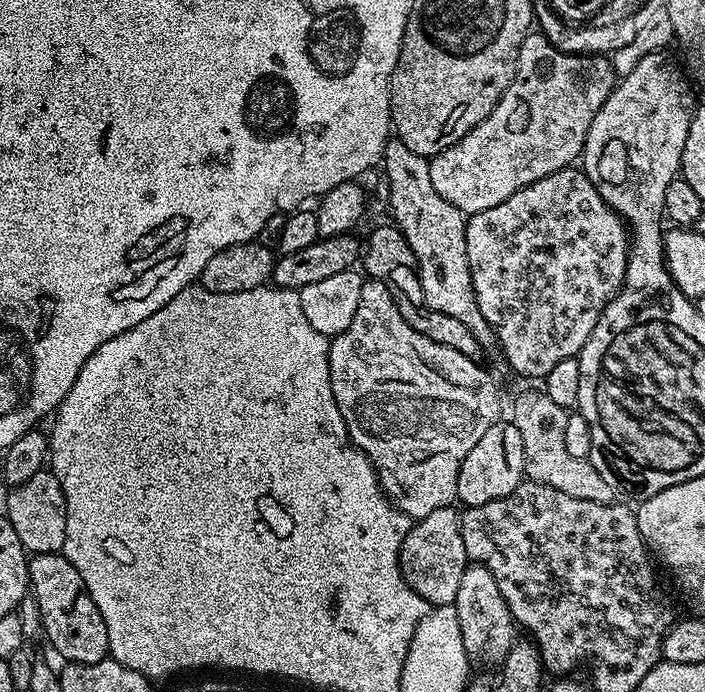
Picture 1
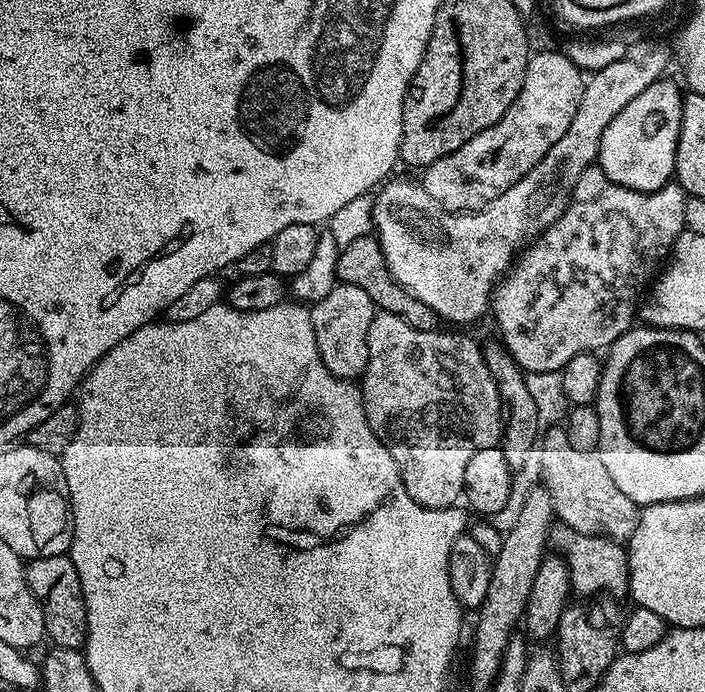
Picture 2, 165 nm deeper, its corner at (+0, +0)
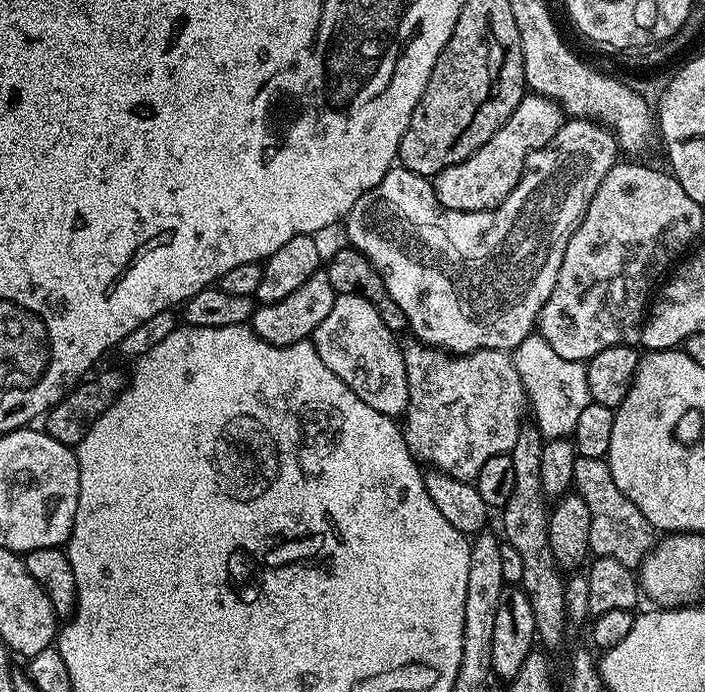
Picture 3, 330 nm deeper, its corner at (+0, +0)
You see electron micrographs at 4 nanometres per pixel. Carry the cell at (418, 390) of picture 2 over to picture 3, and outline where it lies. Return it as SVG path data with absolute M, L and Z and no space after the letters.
M412 342L412 345L403 349L404 365L406 366L406 374L408 375L408 403L410 405L406 419L402 424L404 433L404 441L408 443L408 448L417 457L429 460L431 467L446 475L452 475L454 479L465 481L475 481L478 470L482 470L482 466L490 458L494 458L503 452L511 453L514 442L518 442L518 434L524 420L524 408L526 412L526 393L522 386L522 378L518 378L518 370L514 370L514 362L511 355L507 351L499 348L483 348L477 352L467 354L449 354L443 350L437 350L431 346L425 346L419 342Z

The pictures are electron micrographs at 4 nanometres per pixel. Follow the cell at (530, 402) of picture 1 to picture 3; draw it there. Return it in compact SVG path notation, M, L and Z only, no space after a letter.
M577 456L574 462L572 488L575 495L580 496L590 510L591 555L614 558L622 562L622 566L633 570L639 569L641 562L654 547L654 529L642 514L642 510L638 510L638 506L634 506L634 502L630 502L630 498L626 498L622 490L618 490L618 482L614 482L614 474L607 459Z

